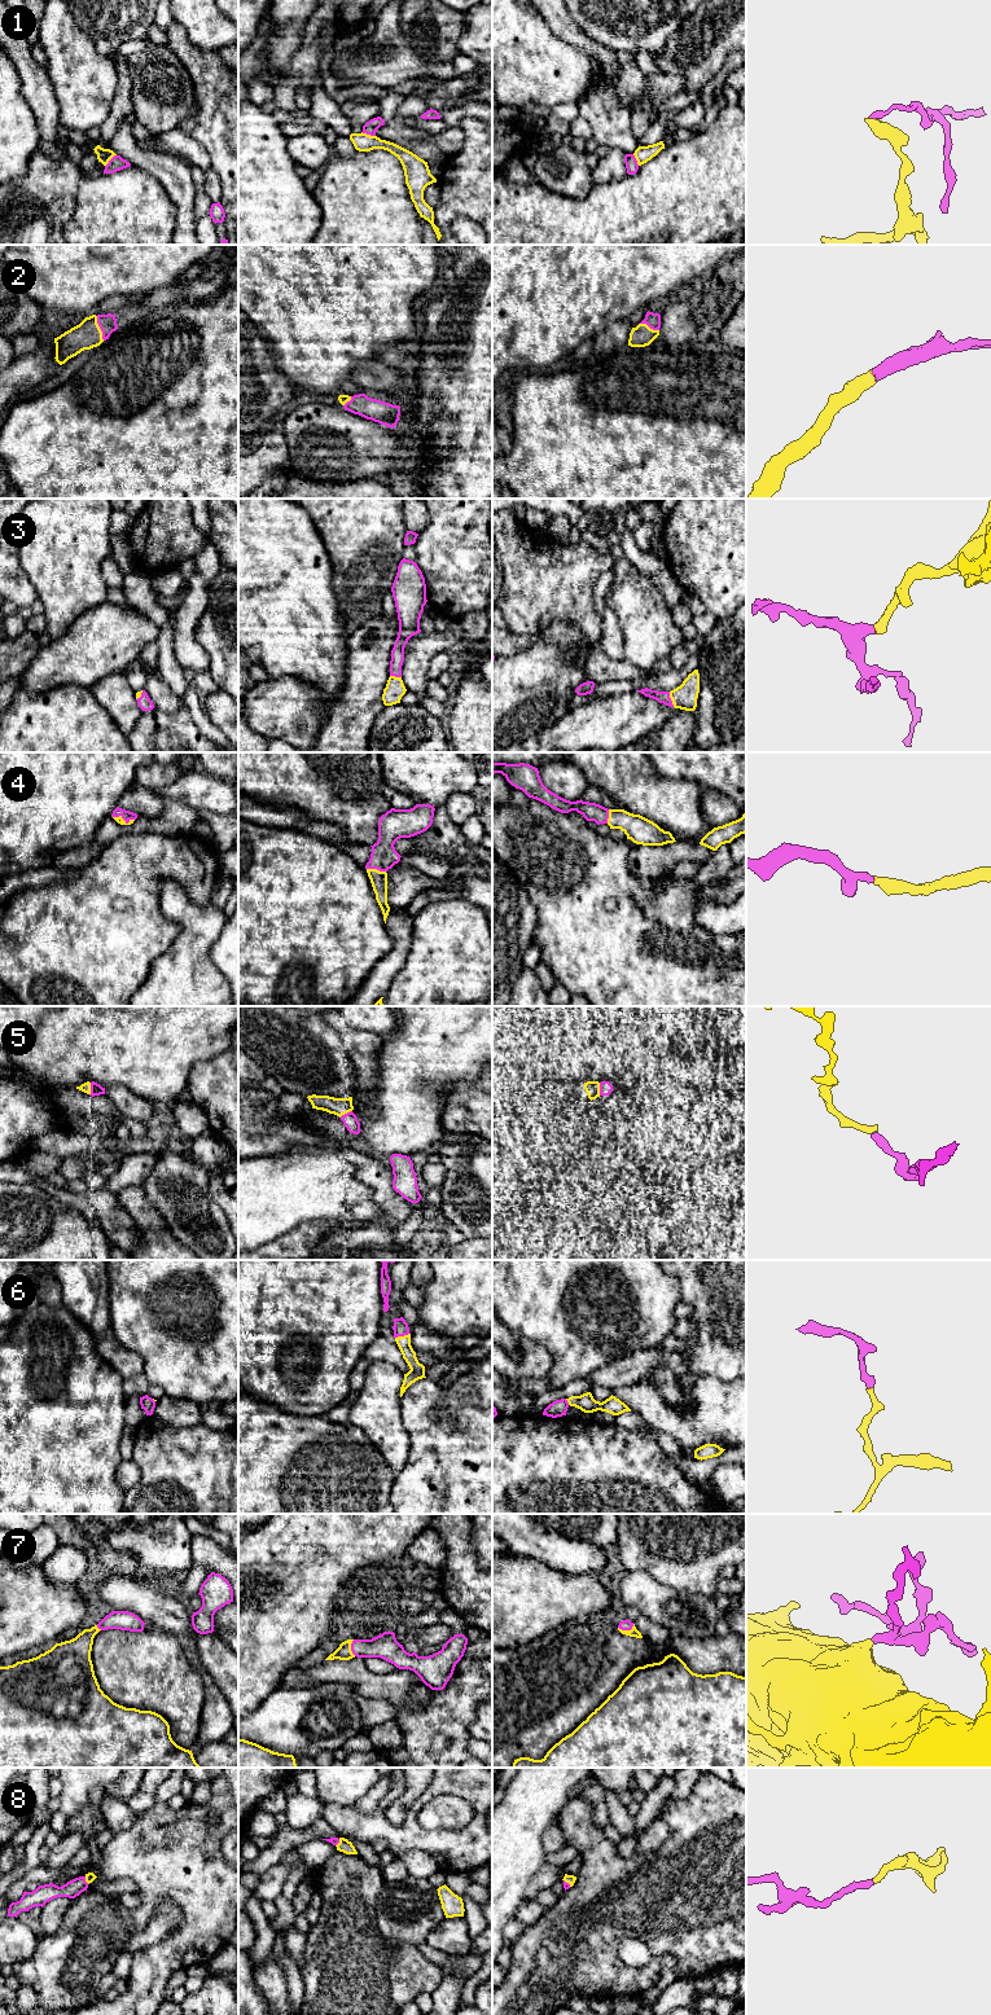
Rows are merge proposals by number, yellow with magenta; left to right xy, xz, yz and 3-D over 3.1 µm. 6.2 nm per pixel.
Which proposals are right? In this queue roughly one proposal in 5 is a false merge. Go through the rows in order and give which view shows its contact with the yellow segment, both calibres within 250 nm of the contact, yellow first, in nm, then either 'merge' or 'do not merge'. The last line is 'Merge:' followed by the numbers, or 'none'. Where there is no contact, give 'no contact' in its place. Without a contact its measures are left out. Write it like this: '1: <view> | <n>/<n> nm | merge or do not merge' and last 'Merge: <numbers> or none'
1: xz | 110/90 nm | do not merge
2: xy | 170/110 nm | merge
3: yz | 160/80 nm | merge
4: xz | 110/160 nm | merge
5: yz | 90/80 nm | merge
6: xz | 100/100 nm | merge
7: yz | 60/70 nm | merge
8: yz | 60/50 nm | merge
Merge: 2, 3, 4, 5, 6, 7, 8

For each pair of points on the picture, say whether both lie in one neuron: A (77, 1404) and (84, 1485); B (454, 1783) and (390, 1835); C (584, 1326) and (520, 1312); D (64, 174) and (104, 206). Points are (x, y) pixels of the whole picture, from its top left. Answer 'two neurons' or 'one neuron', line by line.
A: one neuron
B: one neuron
C: one neuron
D: two neurons

